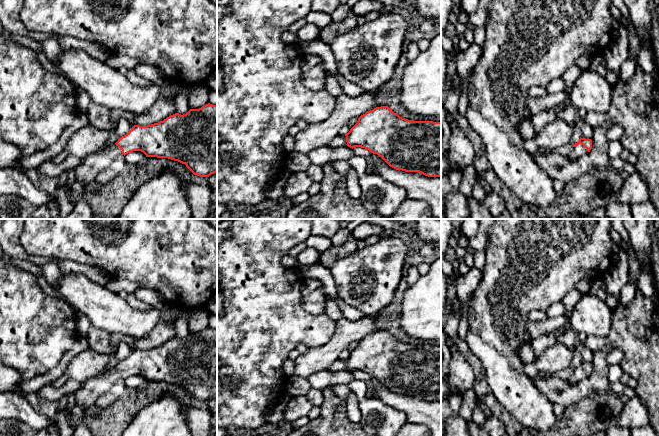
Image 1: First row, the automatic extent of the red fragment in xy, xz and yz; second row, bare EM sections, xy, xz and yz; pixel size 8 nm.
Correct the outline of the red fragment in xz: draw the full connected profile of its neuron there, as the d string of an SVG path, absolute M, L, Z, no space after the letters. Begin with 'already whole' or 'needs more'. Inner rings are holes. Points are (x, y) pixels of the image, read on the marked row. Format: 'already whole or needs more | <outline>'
already whole | M381 106L361 115L345 136L348 147L365 148L396 170L441 177L441 121L408 120Z

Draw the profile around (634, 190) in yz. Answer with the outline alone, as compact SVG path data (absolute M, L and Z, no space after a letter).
M635 172L624 176L623 185L618 192L617 202L620 204L642 203L650 200L648 185Z

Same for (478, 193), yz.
M477 178L473 185L471 196L474 197L477 201L484 203L485 195L486 195L486 192L479 184L478 178Z

